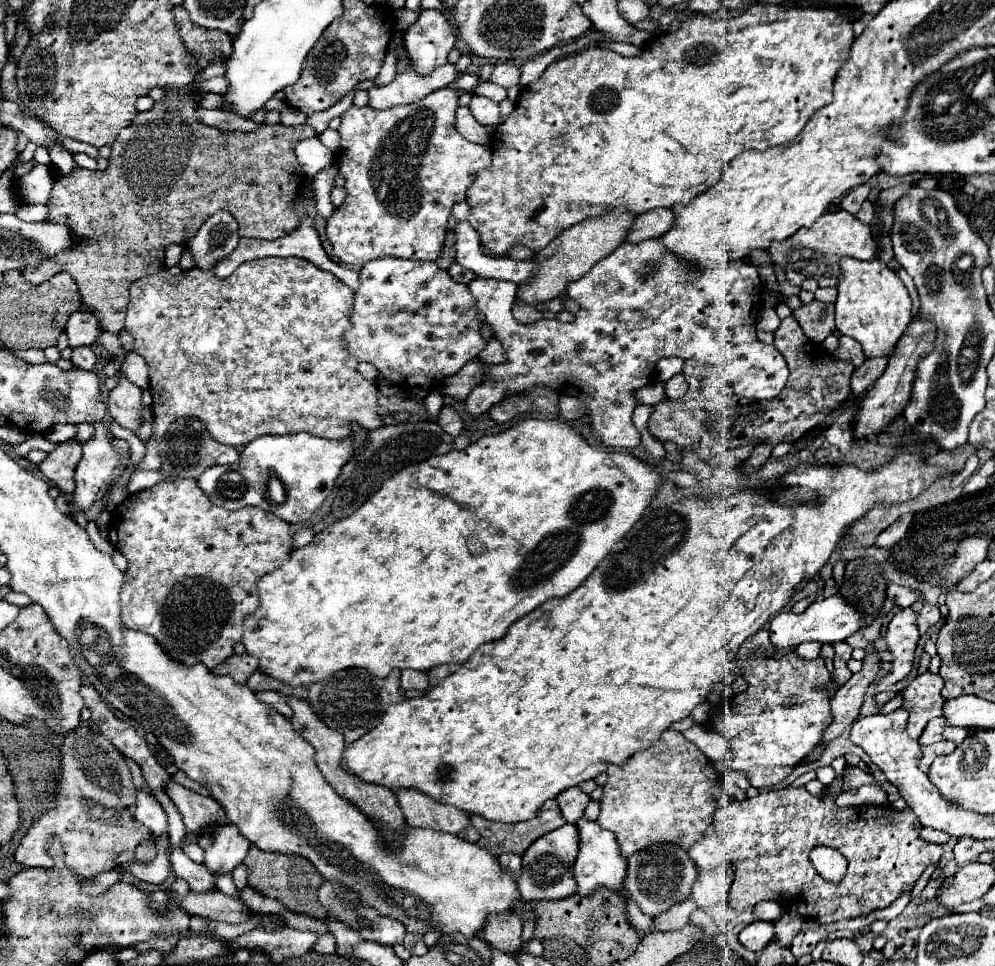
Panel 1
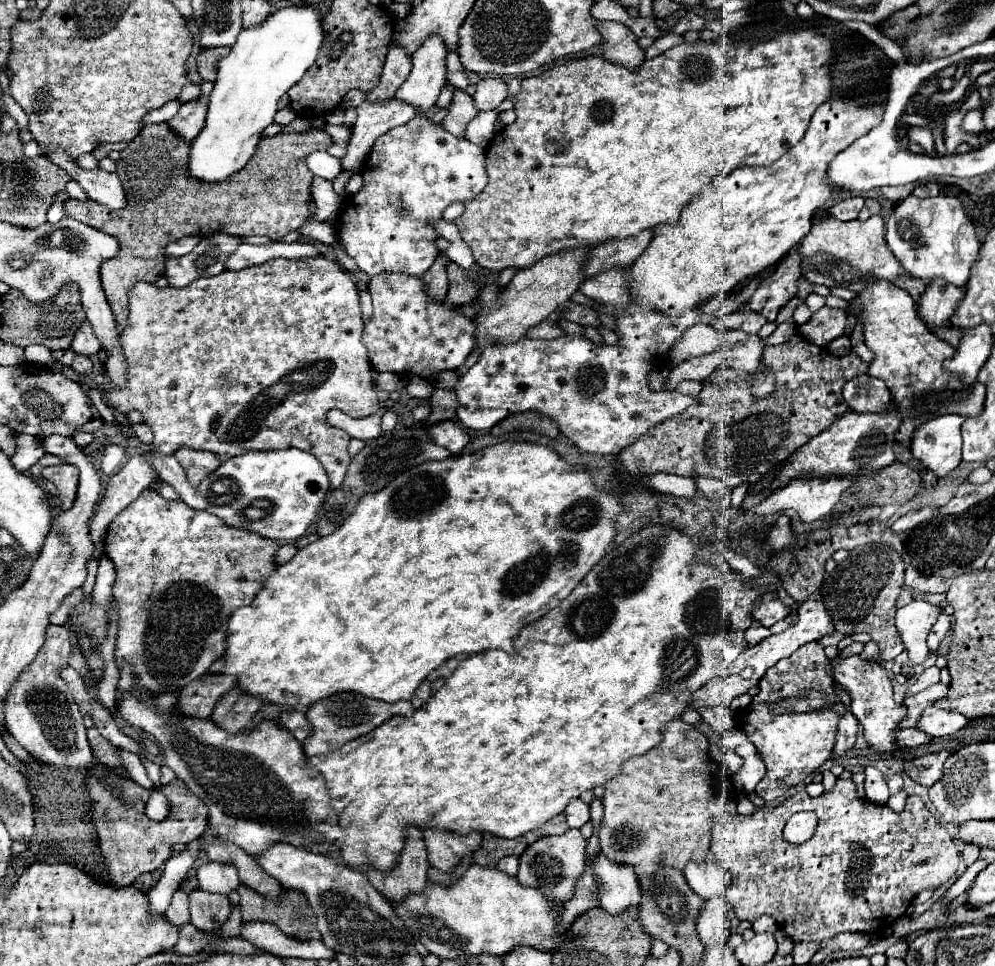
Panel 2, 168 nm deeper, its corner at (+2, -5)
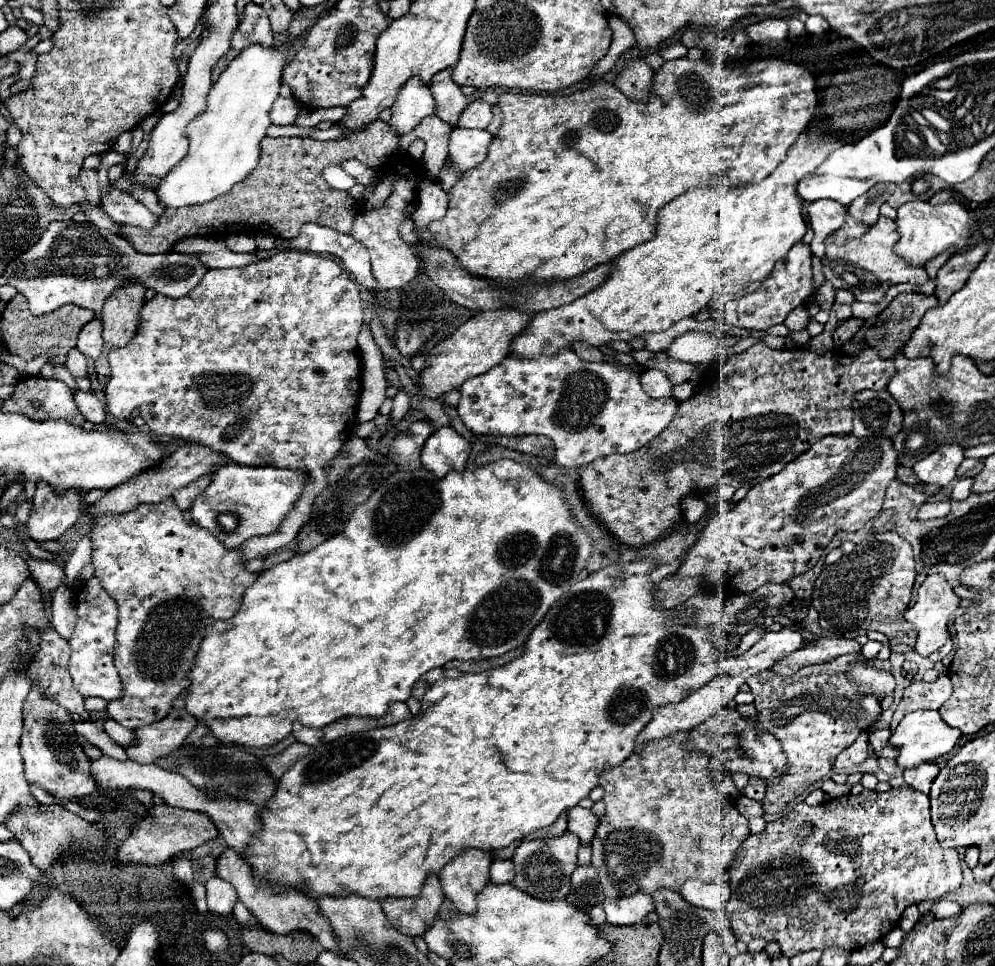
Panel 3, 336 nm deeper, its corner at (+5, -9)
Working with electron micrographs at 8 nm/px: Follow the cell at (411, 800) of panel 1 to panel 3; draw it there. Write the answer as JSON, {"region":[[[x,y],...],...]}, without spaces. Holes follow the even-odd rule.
{"region":[[[467,848],[441,868],[441,888],[459,912],[469,914],[475,910],[475,896],[489,882],[491,862],[493,856],[489,852]]]}

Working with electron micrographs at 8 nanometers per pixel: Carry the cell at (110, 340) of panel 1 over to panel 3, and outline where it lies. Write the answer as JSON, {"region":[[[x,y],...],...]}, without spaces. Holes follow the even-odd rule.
{"region":[[[69,220],[51,224],[37,244],[23,252],[23,256],[11,260],[11,264],[5,268],[5,280],[27,298],[29,310],[35,316],[57,310],[63,304],[77,304],[93,314],[101,314],[105,298],[127,278],[153,288],[157,294],[179,298],[191,292],[207,270],[209,268],[201,264],[199,256],[195,254],[139,254],[127,240],[111,230]]]}

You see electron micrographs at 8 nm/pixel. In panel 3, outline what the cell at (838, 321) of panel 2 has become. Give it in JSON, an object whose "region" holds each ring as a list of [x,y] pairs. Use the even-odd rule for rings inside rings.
{"region":[[[849,318],[849,320],[841,322],[841,324],[835,328],[835,332],[833,332],[835,348],[841,348],[847,340],[851,340],[853,334],[861,328],[861,324],[863,324],[863,320],[859,320],[859,318]]]}

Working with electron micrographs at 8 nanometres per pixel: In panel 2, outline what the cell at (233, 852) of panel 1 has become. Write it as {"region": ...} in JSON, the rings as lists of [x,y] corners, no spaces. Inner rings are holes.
{"region":[[[206,862],[198,868],[196,876],[200,880],[200,890],[204,890],[204,892],[228,896],[232,890],[236,890],[240,886],[238,872],[234,872],[232,864]]]}

